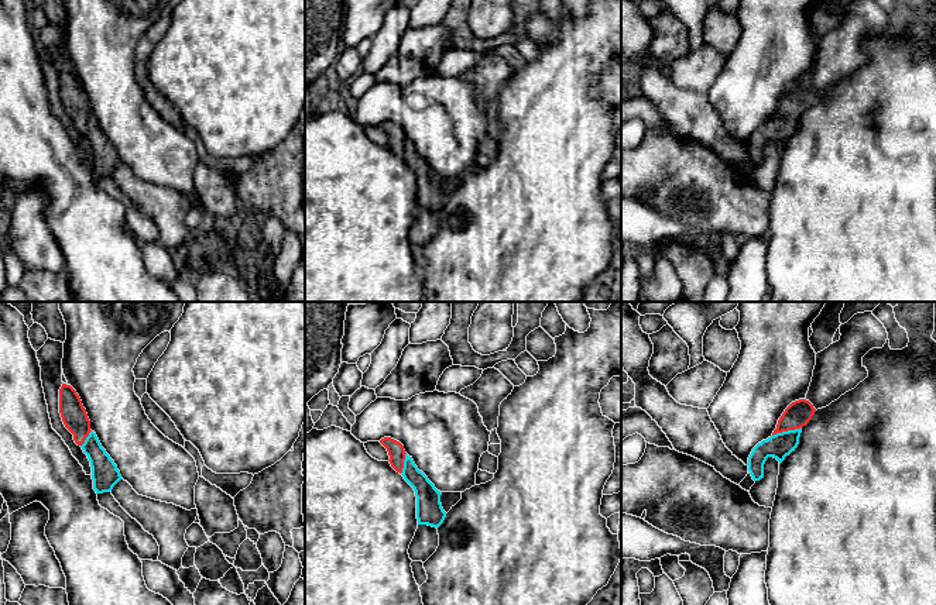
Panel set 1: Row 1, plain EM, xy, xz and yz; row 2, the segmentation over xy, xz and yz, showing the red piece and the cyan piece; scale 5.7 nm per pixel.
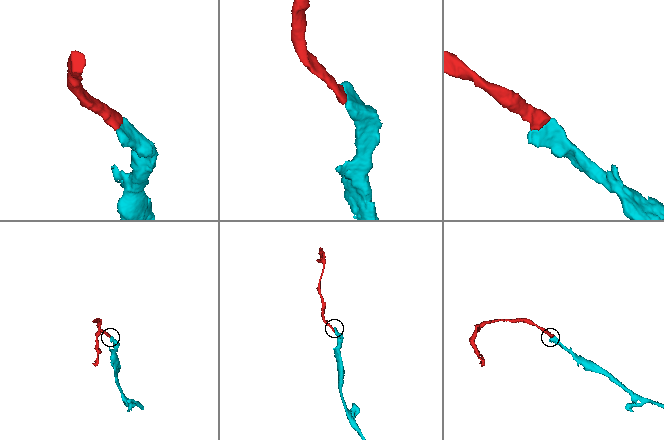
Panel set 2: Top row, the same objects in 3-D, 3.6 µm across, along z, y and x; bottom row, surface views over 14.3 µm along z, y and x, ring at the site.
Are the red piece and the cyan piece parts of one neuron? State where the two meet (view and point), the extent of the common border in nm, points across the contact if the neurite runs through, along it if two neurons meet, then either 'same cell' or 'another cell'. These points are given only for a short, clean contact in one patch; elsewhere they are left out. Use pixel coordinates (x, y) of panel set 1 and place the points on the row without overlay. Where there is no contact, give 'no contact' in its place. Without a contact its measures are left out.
yz (787, 114) | 180 nm | across yz (798, 98), (787, 114), (781, 129) | same cell

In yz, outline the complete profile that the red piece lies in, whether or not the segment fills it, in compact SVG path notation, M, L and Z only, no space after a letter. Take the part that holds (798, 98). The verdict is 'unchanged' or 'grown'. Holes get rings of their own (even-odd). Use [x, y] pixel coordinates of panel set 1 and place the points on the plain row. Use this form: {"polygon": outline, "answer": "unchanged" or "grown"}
{"polygon": "M806 83L792 86L778 104L772 120L758 127L748 141L748 155L754 165L764 162L764 148L768 141L774 141L779 148L799 128L802 111L815 99L816 93Z", "answer": "grown"}

